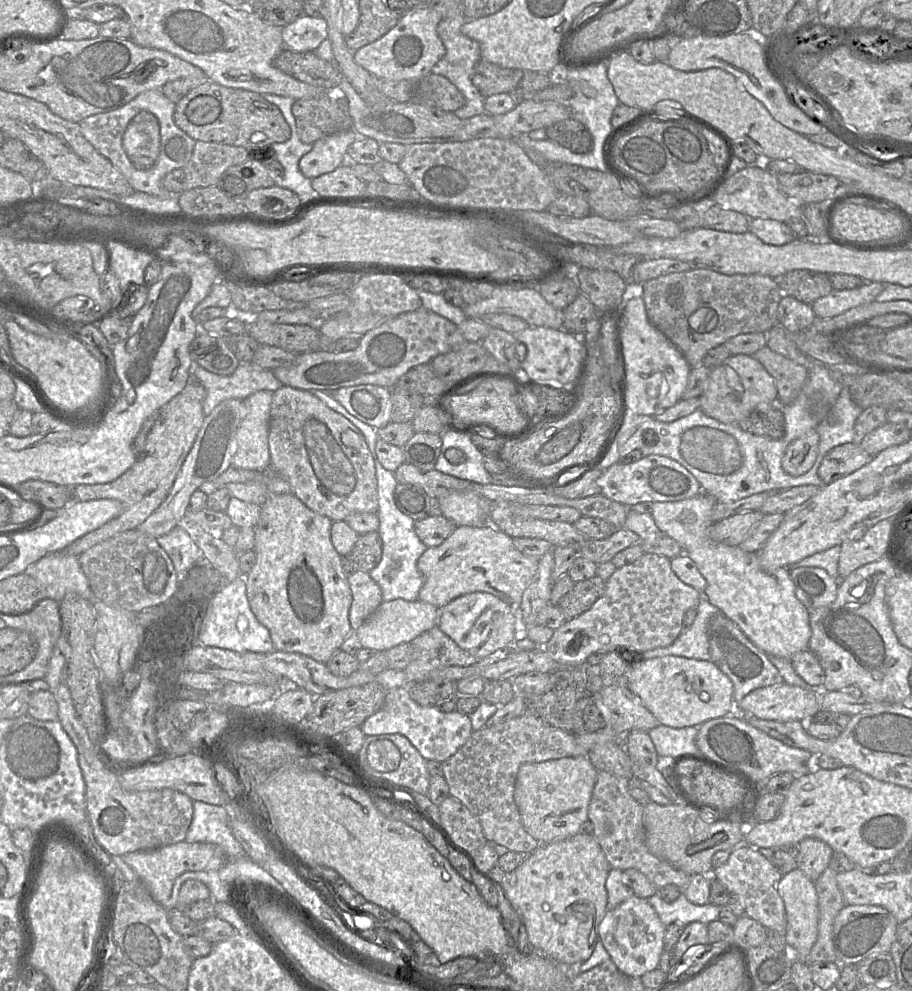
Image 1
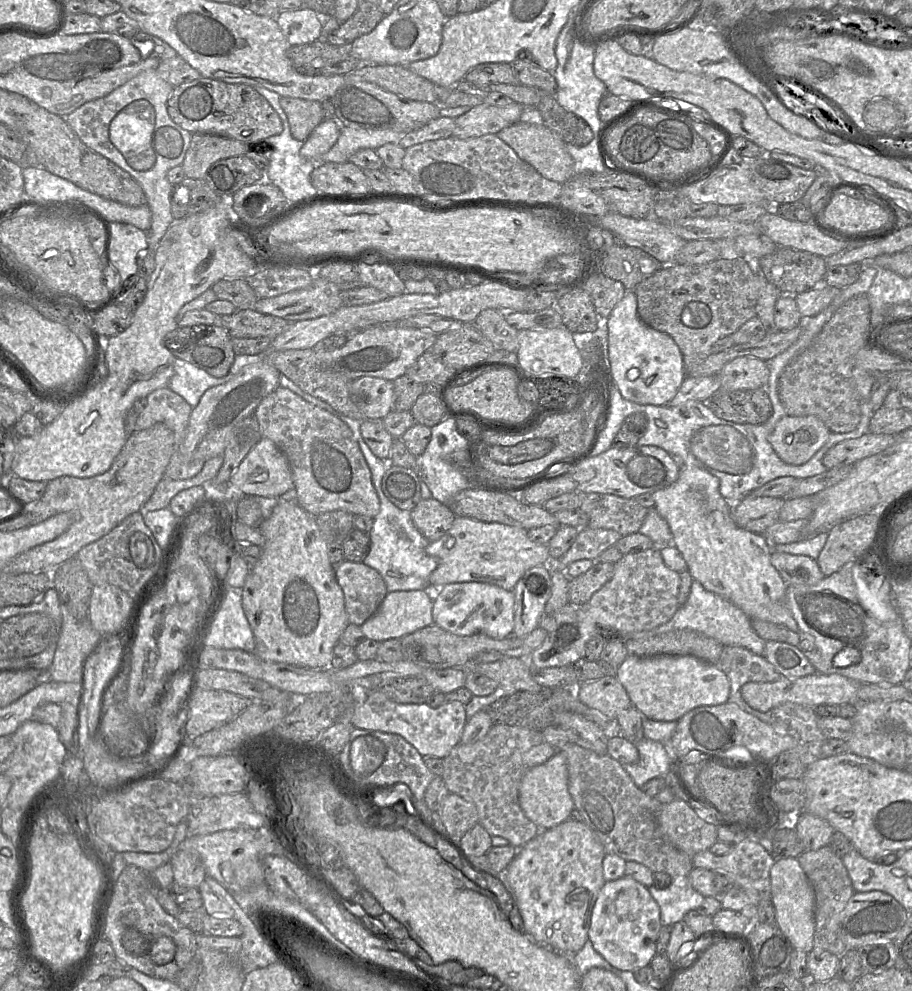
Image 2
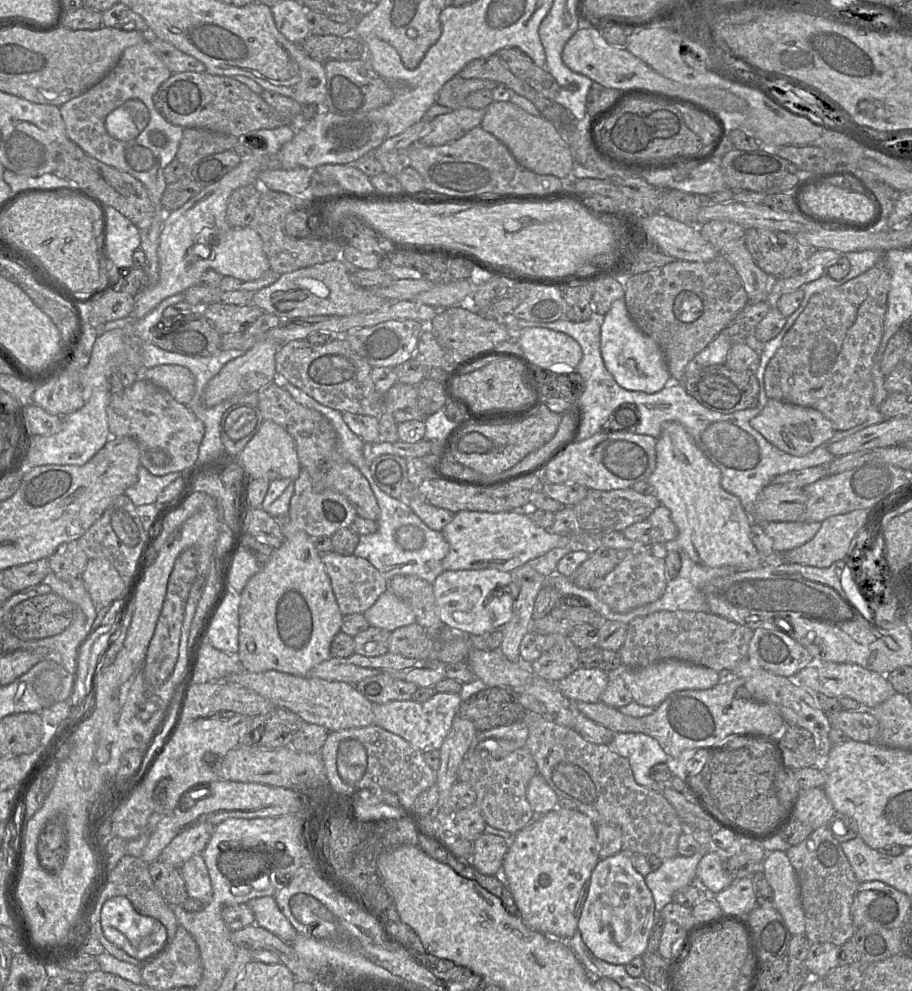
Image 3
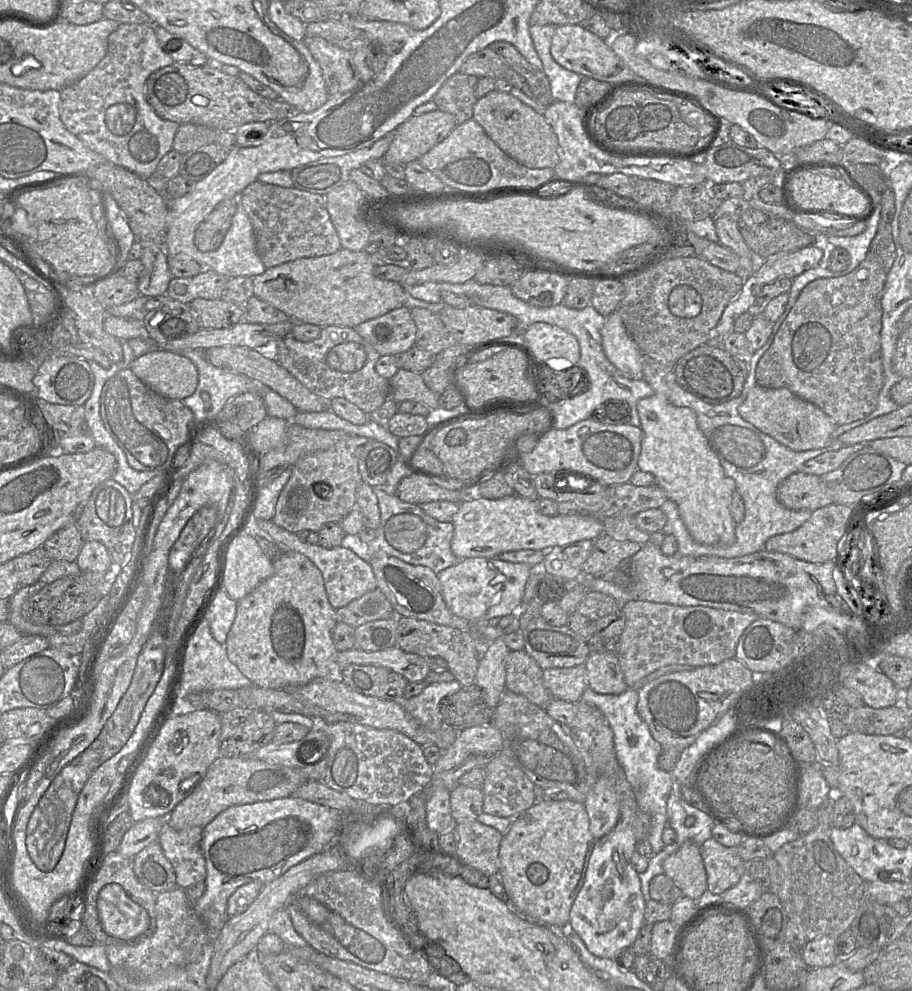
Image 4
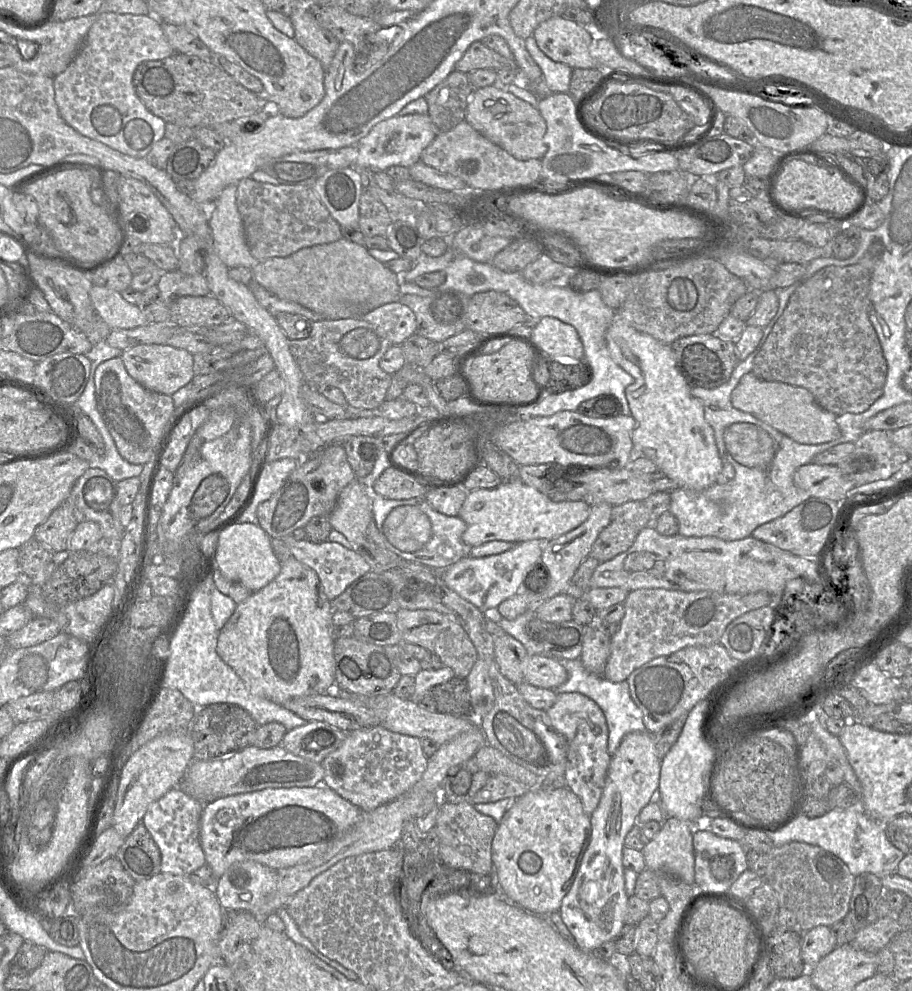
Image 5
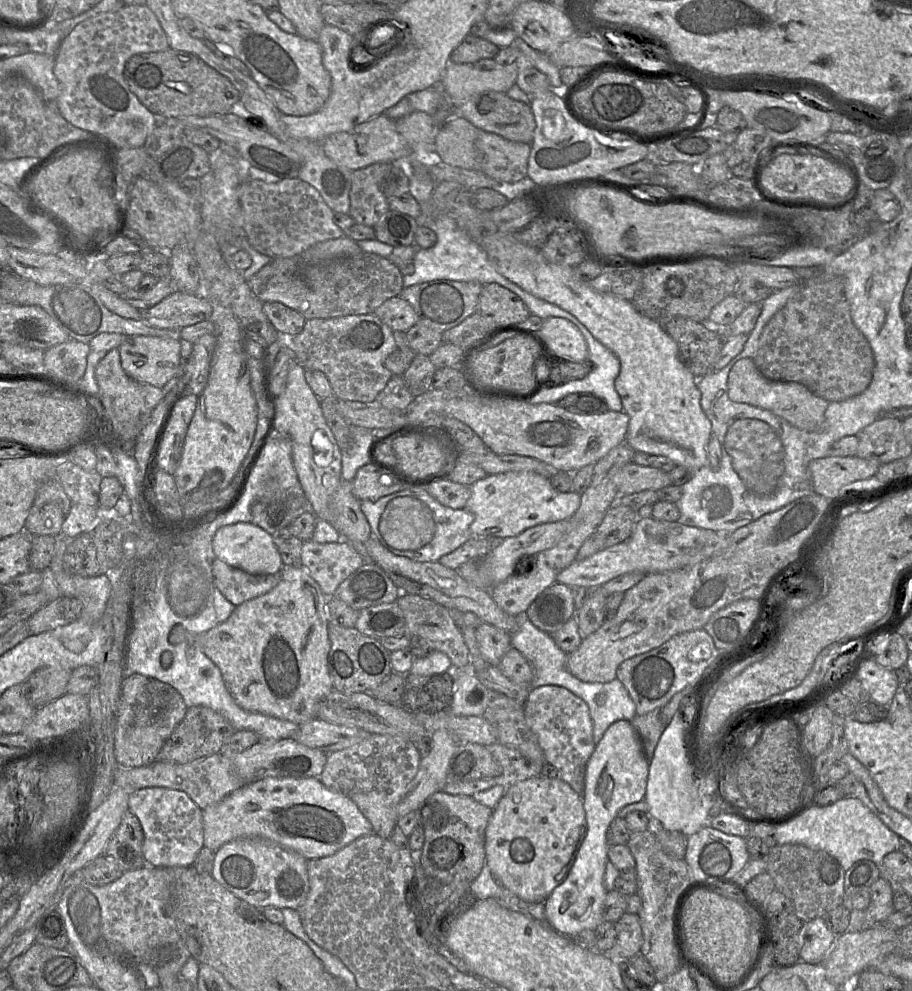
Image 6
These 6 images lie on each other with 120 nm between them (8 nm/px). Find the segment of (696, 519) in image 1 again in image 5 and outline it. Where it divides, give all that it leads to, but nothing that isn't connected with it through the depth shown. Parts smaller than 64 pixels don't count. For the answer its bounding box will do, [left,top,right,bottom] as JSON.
[606,312,723,492]

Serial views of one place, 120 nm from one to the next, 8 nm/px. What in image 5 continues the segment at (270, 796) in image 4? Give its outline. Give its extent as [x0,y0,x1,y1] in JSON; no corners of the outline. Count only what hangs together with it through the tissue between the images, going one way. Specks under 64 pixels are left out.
[180,744,323,805]

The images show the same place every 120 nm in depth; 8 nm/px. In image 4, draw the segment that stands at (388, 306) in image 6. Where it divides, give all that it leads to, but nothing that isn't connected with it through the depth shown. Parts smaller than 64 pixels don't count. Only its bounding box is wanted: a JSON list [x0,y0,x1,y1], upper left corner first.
[354,305,417,356]

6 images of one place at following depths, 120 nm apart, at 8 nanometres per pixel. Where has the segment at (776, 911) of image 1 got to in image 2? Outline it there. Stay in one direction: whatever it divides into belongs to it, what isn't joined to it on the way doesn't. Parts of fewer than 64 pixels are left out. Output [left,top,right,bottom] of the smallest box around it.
[691,839,775,906]

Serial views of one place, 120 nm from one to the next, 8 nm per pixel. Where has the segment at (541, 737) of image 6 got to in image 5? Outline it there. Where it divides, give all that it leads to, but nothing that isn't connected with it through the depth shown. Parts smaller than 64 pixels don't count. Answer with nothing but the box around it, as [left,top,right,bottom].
[546,693,611,817]

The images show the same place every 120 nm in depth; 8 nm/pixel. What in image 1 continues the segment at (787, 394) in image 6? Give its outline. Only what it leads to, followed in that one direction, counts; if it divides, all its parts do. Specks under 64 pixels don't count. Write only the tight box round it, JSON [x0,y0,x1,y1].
[782,429,819,476]

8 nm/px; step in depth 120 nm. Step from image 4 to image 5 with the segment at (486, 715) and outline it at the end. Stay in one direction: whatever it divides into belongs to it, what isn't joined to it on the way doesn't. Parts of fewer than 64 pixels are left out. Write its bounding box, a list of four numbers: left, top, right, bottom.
[418,676,474,719]

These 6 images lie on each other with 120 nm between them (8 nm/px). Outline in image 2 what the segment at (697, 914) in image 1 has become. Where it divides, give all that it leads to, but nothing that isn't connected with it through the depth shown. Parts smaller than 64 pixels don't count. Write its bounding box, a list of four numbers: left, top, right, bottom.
[648,876,705,925]

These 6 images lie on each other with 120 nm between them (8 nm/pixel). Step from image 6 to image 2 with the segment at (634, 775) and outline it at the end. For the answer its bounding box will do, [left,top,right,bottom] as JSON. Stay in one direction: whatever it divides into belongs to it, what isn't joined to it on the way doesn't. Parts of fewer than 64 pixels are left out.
[588,875,661,971]

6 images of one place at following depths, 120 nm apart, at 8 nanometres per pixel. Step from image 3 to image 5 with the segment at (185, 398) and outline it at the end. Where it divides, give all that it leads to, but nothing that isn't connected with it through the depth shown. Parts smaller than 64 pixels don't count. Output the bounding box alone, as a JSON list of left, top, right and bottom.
[122,345,194,396]

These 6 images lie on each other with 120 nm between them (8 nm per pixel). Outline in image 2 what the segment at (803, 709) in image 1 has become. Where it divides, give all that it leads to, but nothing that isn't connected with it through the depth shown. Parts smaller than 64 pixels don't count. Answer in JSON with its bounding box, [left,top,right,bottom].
[742,672,861,712]

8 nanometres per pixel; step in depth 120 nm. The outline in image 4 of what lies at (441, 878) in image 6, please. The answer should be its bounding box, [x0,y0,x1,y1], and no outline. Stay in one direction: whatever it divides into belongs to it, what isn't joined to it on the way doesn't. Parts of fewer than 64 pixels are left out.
[456,819,503,875]

